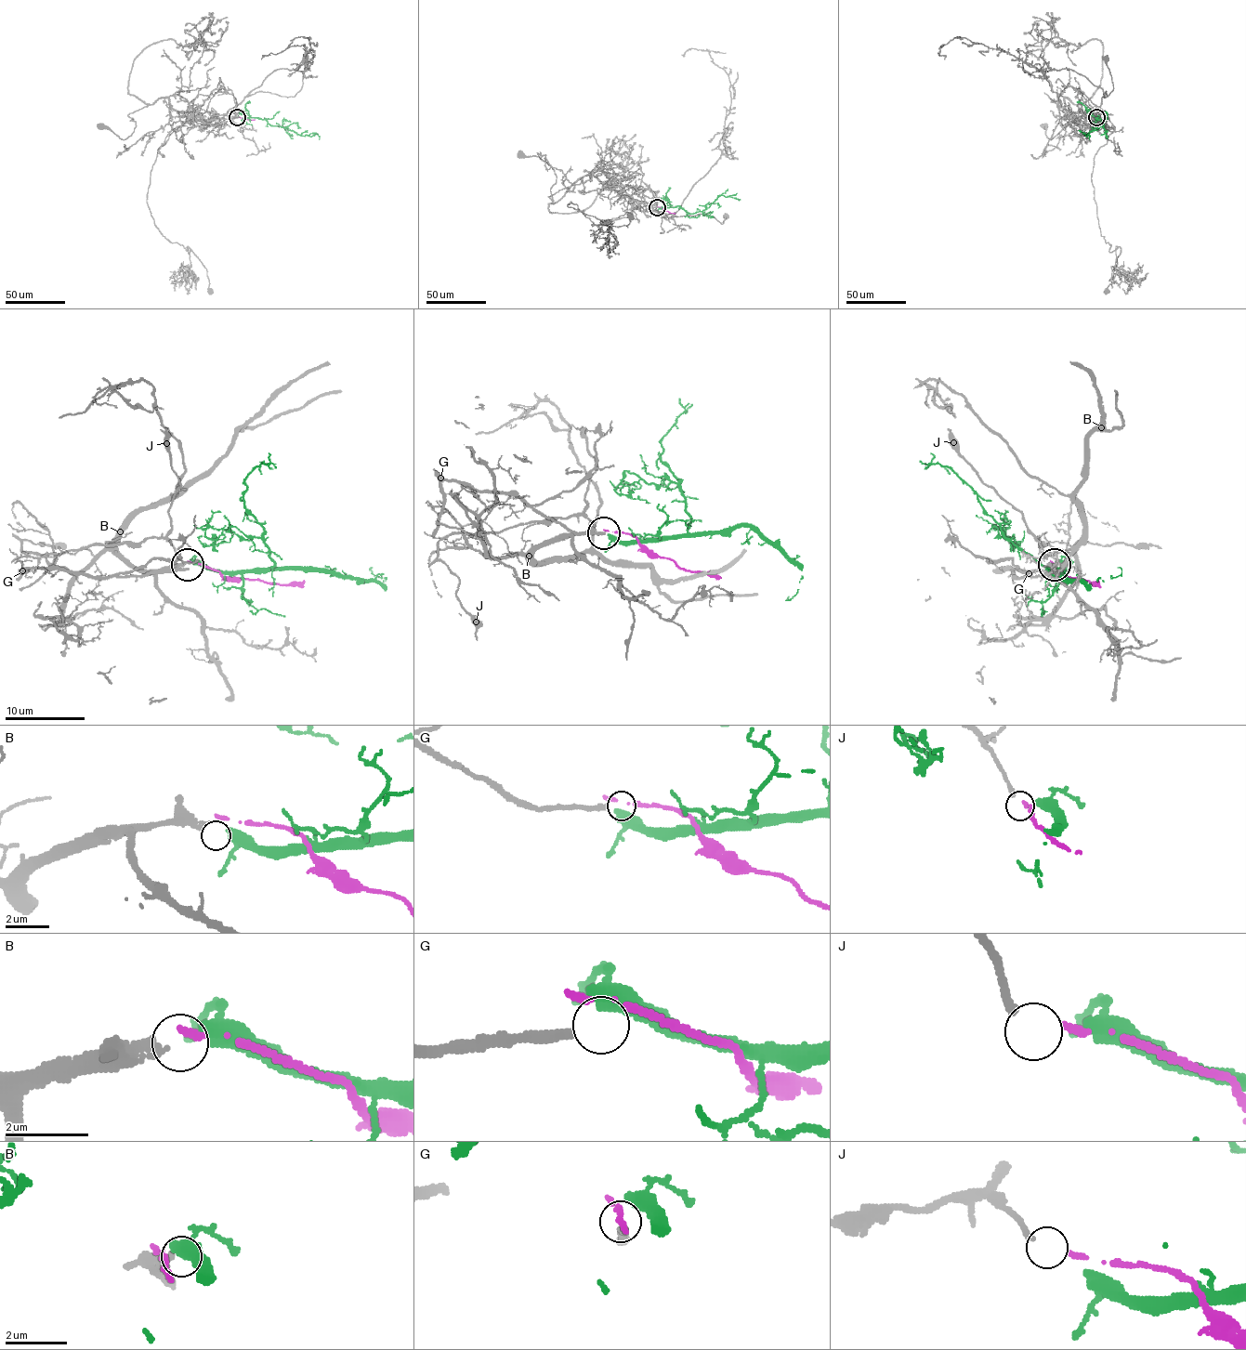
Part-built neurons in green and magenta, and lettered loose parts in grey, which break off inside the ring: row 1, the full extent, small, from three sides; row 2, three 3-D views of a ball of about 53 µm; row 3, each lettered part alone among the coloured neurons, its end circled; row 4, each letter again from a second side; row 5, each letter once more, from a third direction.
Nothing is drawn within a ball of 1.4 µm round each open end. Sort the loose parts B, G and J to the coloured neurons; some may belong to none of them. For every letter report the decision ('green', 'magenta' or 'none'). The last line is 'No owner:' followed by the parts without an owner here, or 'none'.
B: green
G: none
J: magenta
No owner: G

